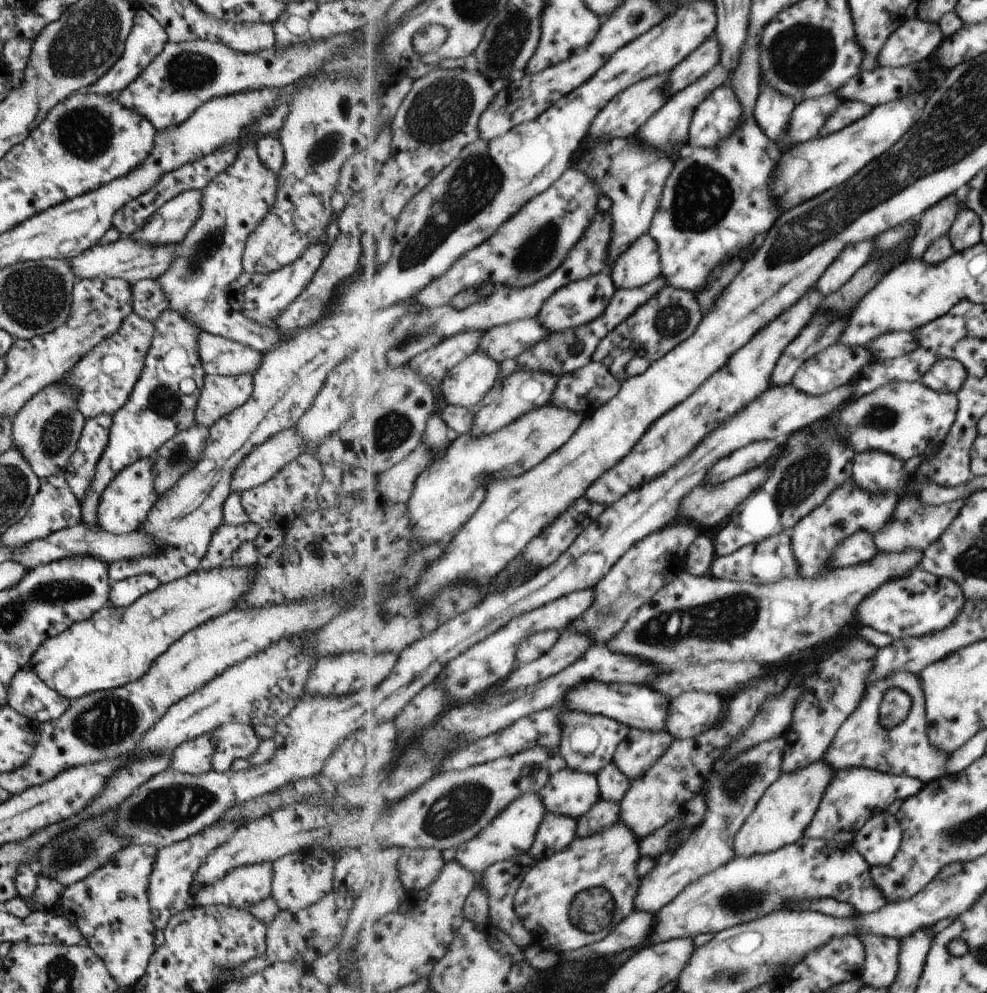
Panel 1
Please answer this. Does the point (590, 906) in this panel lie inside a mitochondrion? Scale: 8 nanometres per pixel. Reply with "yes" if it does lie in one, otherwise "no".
yes

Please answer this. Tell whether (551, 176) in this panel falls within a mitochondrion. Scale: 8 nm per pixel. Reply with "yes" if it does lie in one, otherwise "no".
no

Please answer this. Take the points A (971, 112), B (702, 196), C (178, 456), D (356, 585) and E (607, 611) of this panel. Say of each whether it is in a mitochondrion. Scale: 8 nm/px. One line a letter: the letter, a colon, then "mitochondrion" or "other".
A: mitochondrion
B: mitochondrion
C: mitochondrion
D: other
E: mitochondrion

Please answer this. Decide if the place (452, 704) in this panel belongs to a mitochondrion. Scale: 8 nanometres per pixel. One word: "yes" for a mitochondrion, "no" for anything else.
no

